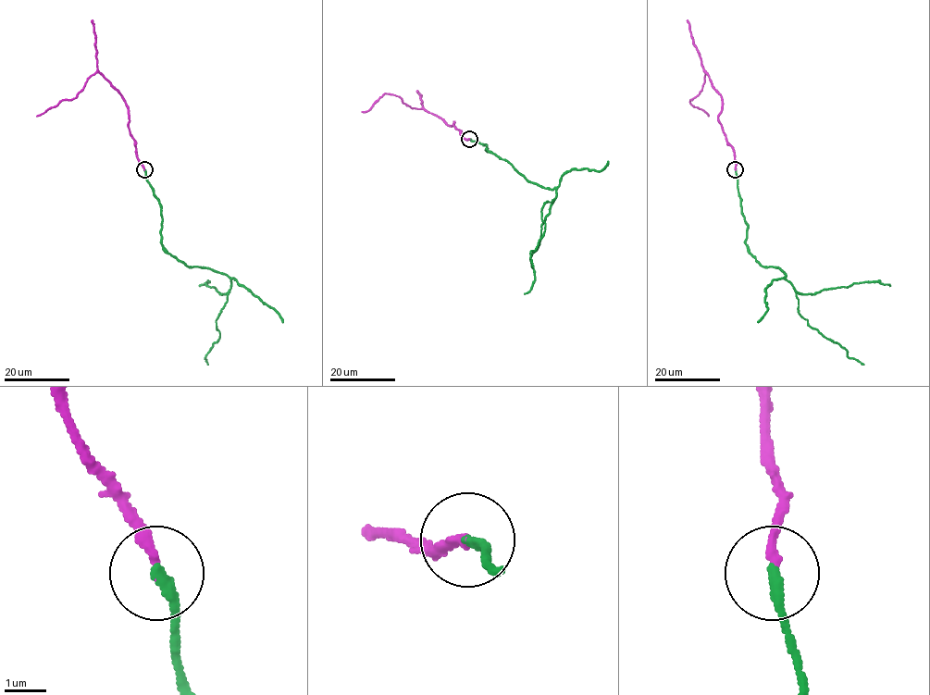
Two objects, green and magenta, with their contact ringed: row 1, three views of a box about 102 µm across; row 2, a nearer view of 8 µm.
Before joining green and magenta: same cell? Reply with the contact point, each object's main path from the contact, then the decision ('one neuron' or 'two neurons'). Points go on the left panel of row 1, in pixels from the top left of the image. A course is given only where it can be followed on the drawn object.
place (144, 169); course green (144, 169), (161, 207), (163, 248), (189, 266), (230, 279), (208, 364); course magenta (144, 169), (128, 126), (128, 106), (121, 94), (98, 72), (90, 77), (73, 99), (61, 100), (36, 116); one neuron

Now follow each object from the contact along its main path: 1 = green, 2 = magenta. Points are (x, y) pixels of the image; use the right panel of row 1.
1: (735, 169), (748, 226), (747, 248), (763, 266), (785, 274), (799, 313), (807, 324), (863, 364)
2: (735, 169), (734, 149), (718, 119), (722, 98), (705, 72), (702, 90), (690, 103), (708, 116)

